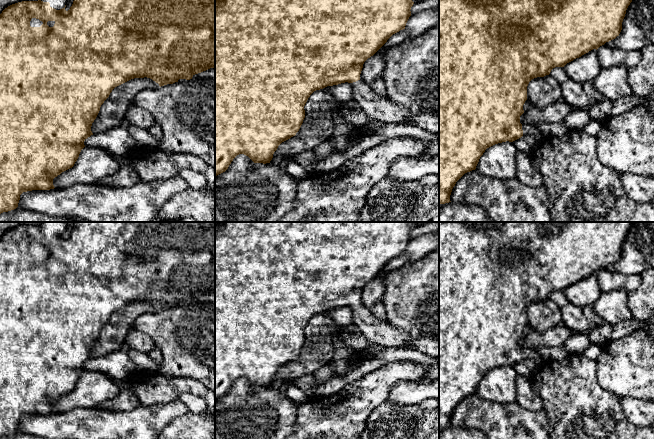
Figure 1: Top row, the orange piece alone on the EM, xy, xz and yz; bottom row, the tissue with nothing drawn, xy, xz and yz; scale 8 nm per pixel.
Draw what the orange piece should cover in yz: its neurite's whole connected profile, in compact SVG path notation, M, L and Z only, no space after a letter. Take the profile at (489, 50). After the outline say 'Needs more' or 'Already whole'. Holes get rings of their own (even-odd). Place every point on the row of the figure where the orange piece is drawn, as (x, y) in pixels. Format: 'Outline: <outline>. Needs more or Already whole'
Outline: M439 0L439 204L451 202L450 195L456 182L465 173L476 169L487 148L506 141L513 142L523 135L542 135L536 127L520 123L529 82L549 75L553 68L564 67L619 36L631 2L632 0Z. Needs more

